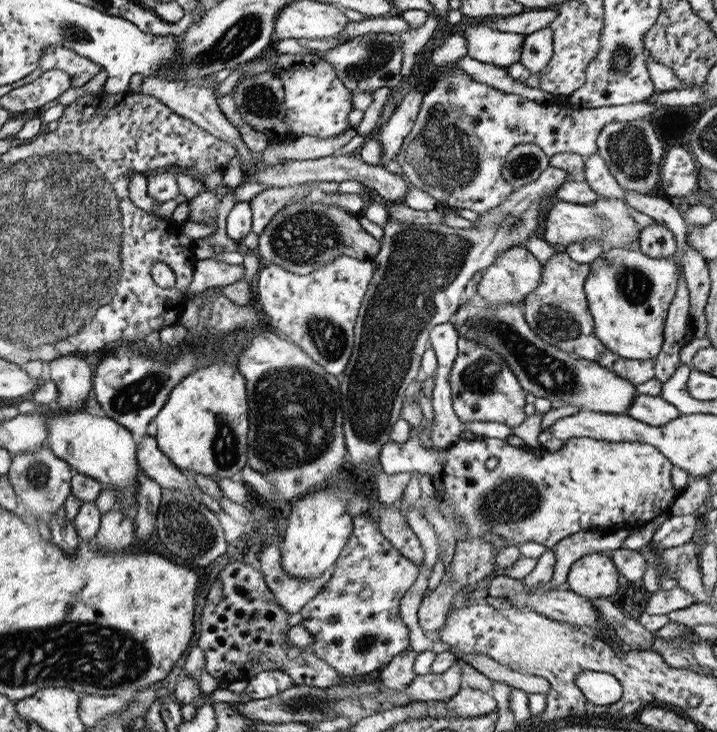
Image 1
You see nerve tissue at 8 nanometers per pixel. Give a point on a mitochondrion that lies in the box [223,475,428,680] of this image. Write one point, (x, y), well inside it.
(365, 643)

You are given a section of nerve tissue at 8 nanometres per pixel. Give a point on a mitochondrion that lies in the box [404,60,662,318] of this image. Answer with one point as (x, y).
(631, 150)

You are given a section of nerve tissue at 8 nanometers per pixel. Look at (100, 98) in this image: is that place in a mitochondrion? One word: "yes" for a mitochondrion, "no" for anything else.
no

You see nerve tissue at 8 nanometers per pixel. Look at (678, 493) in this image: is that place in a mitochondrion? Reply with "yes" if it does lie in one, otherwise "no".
no

